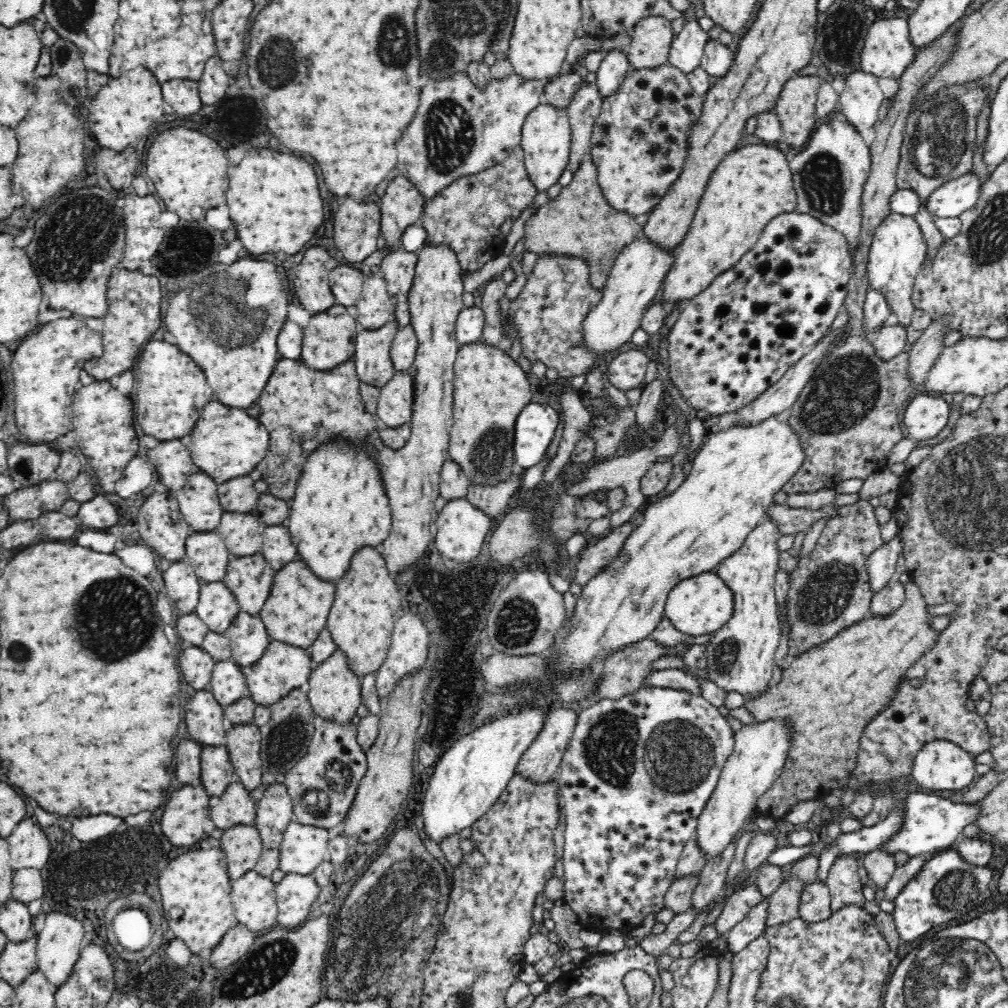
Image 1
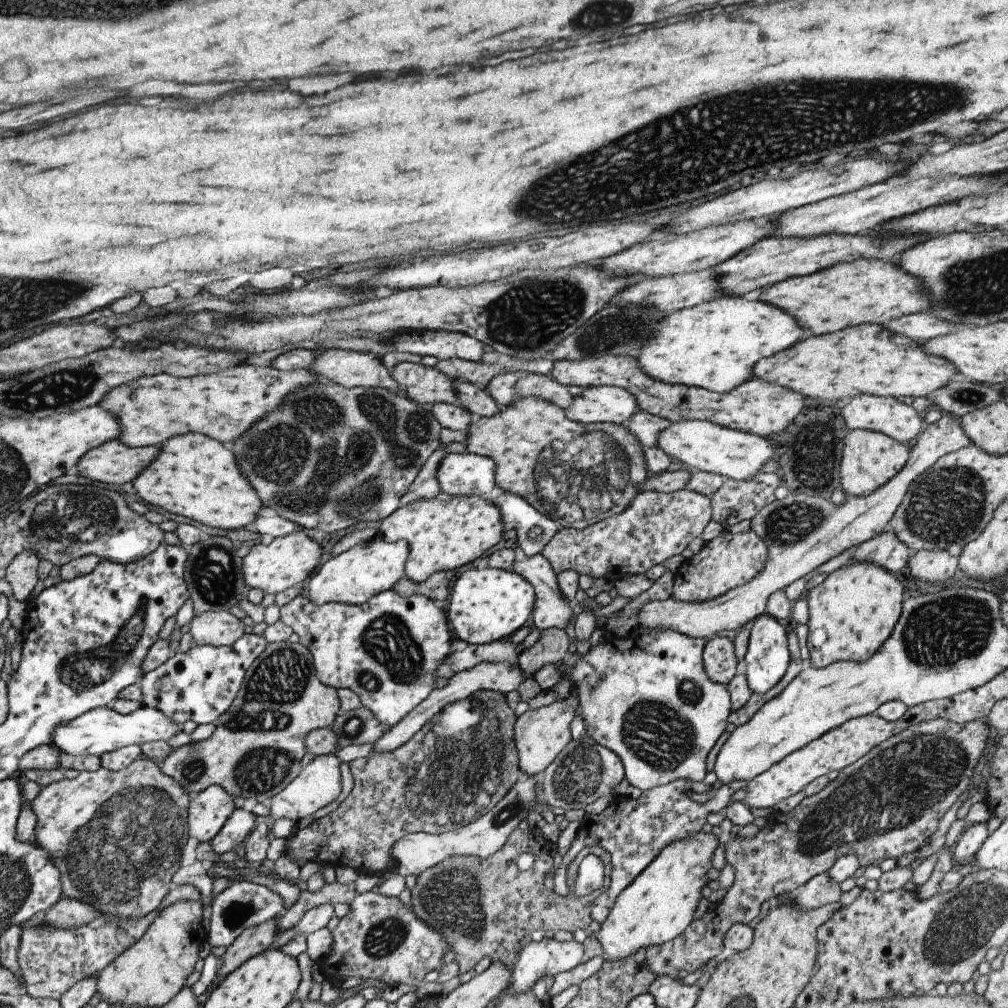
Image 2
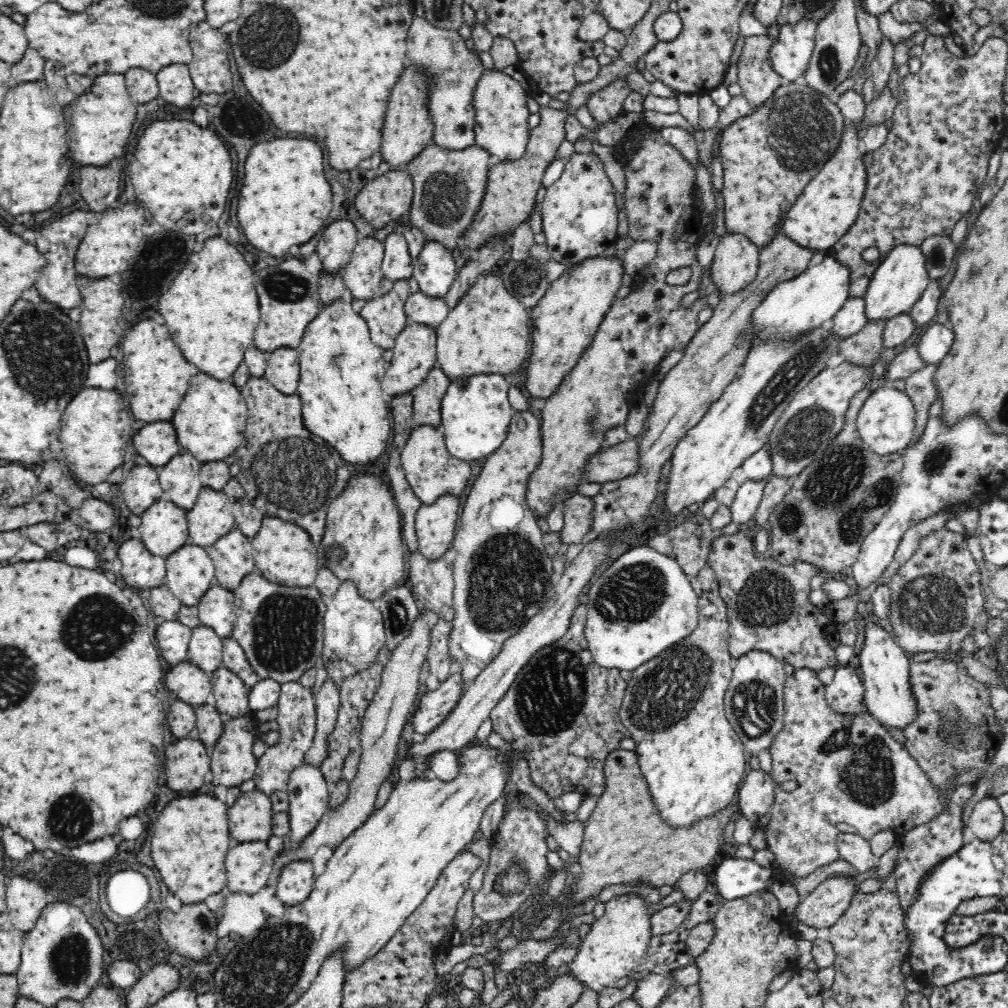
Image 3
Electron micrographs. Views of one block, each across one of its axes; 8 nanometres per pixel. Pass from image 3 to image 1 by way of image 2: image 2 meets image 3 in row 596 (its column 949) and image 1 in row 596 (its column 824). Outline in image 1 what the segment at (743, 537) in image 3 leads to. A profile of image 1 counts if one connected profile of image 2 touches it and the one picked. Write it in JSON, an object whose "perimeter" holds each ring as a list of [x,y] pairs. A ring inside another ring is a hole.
{"perimeter":[[[858,500],[837,508],[838,514],[824,526],[822,534],[810,554],[790,568],[787,599],[785,600],[786,623],[790,625],[790,642],[788,657],[797,657],[809,652],[812,648],[831,640],[858,622],[870,616],[870,605],[874,592],[868,582],[868,557],[883,544],[881,527],[876,520],[875,508],[868,500]]]}

